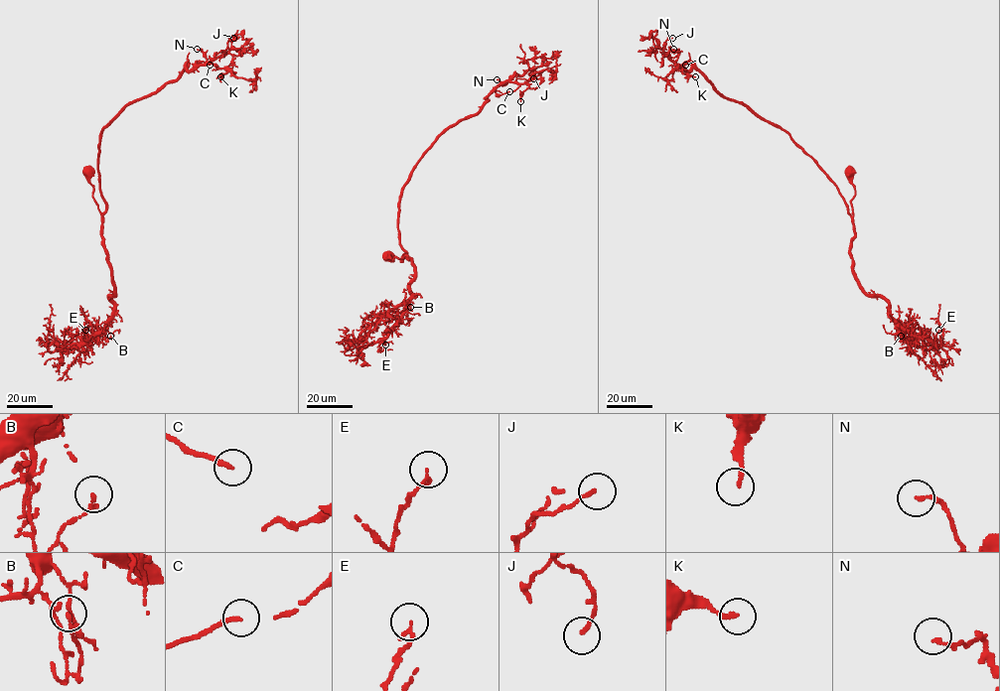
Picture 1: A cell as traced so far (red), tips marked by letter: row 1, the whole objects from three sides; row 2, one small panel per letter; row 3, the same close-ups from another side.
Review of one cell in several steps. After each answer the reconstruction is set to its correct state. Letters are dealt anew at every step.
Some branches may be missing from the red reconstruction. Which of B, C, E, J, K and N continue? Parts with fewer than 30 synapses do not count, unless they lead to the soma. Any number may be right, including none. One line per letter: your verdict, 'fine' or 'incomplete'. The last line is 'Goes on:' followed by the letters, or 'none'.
B: fine
C: fine
E: fine
J: fine
K: fine
N: fine
Goes on: none

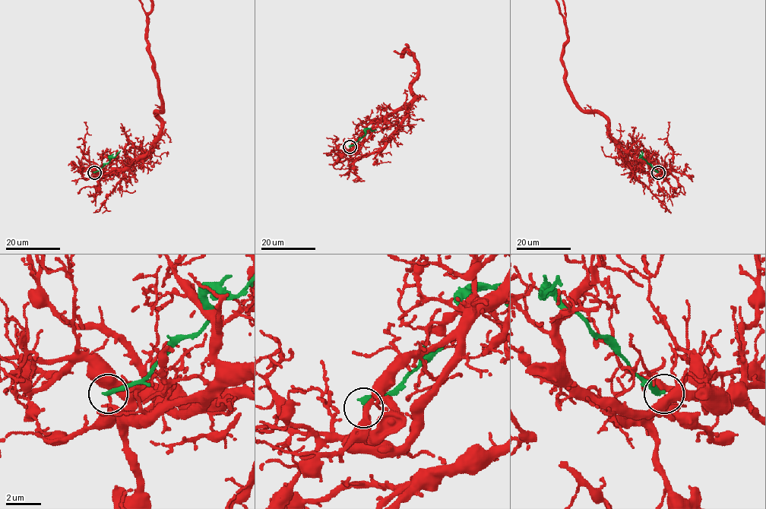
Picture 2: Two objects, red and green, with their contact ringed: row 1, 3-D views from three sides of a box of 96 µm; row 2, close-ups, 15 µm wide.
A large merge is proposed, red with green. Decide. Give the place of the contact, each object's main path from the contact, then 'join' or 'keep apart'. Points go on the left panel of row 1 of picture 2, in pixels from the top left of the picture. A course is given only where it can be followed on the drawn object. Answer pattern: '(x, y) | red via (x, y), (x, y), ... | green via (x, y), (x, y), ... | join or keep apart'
(94, 172) | red via (94, 172), (101, 176), (124, 169), (150, 149), (159, 130), (156, 112), (163, 110), (163, 100) | green via (94, 172), (99, 171), (109, 158), (120, 150) | keep apart

